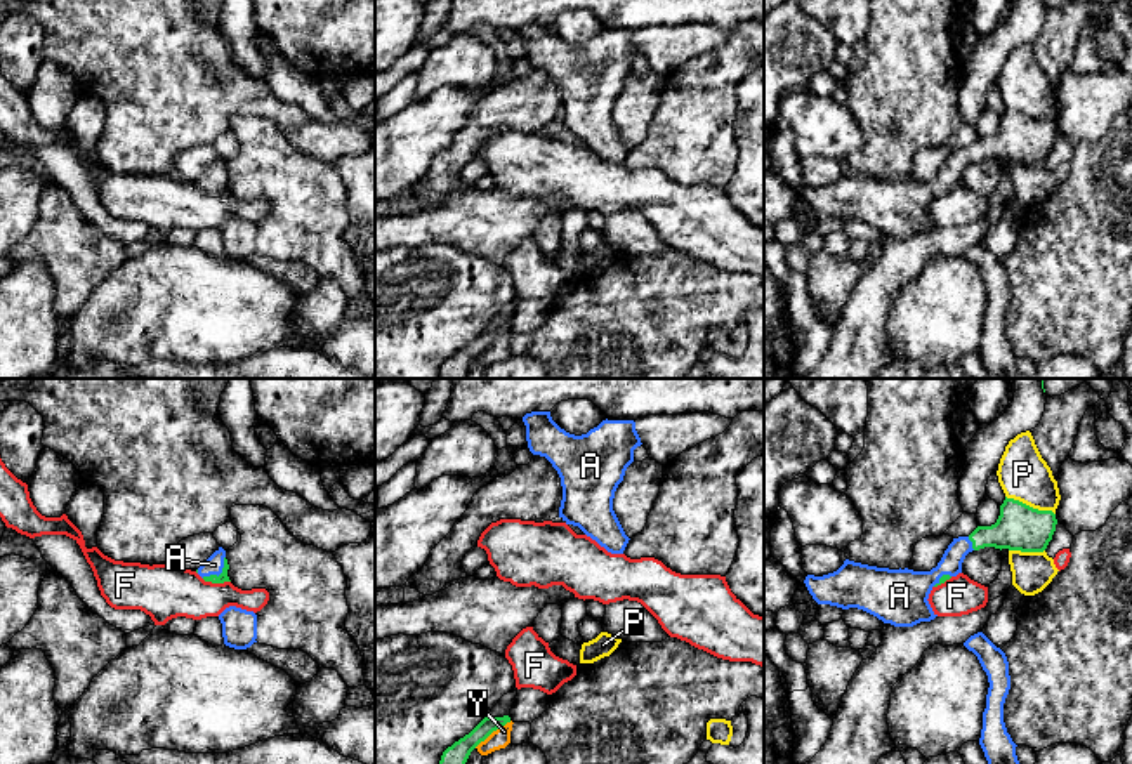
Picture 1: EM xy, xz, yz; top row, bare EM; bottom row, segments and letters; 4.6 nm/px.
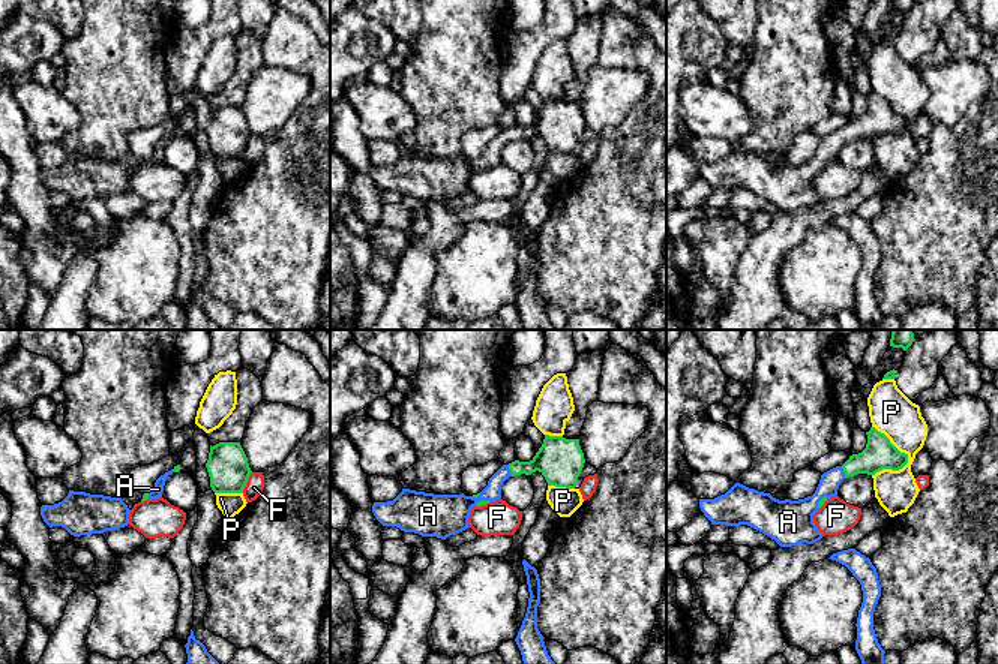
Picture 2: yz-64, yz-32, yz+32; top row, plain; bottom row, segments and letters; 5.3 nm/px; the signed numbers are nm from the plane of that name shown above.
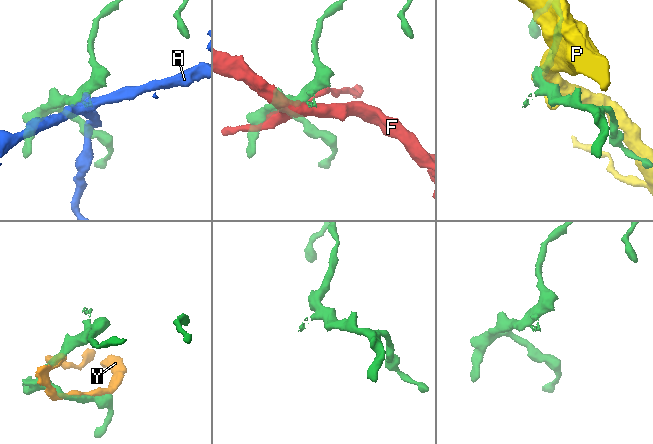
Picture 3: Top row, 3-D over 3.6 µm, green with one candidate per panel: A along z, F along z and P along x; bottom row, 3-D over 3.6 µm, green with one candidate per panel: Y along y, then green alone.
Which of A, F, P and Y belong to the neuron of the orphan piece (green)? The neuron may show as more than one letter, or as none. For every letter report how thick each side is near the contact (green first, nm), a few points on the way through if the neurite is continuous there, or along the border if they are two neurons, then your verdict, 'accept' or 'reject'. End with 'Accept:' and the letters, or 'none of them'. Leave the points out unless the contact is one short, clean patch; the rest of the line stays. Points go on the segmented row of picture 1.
A: calibres 50 and 90 nm; way xy (223, 577), (221, 573), (214, 565); accept
F: calibres 50 and 260 nm; reject
P: calibres 220 and 240 nm; reject
Y: calibres 100 and 90 nm; reject
Accept: A

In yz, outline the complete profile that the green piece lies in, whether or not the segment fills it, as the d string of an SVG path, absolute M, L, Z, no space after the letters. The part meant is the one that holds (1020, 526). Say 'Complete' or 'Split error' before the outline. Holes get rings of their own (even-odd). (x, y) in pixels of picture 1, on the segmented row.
Split error. M1005 497L997 523L977 526L969 537L953 538L931 571L889 570L846 559L837 571L823 576L807 575L804 583L818 604L858 608L884 623L913 627L938 616L927 601L929 594L962 573L969 552L984 547L1043 552L1056 524L1052 510L1038 510Z

